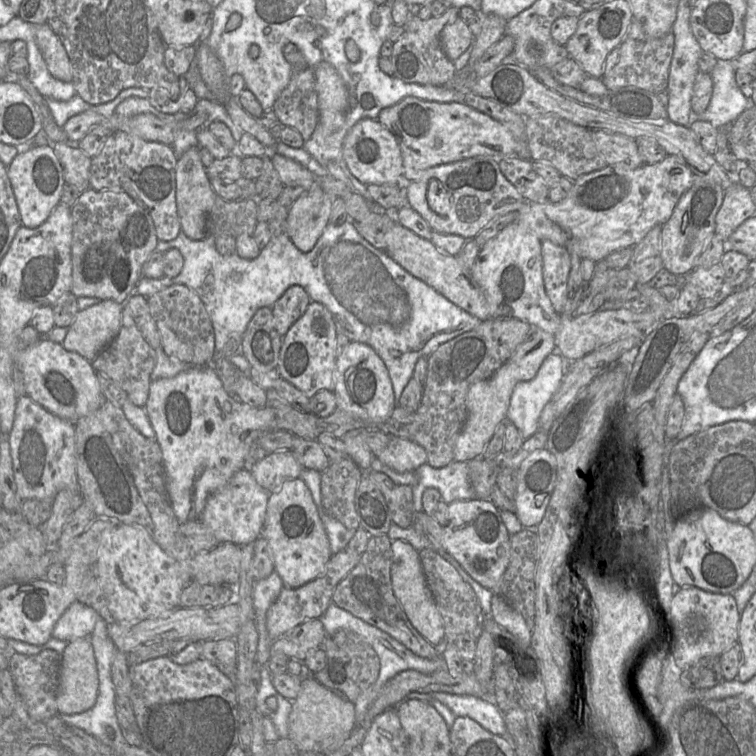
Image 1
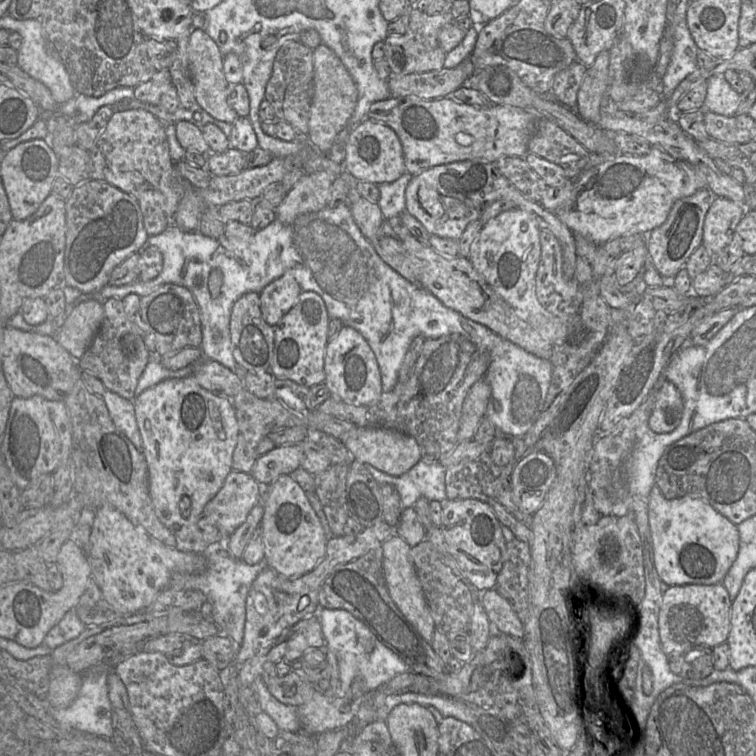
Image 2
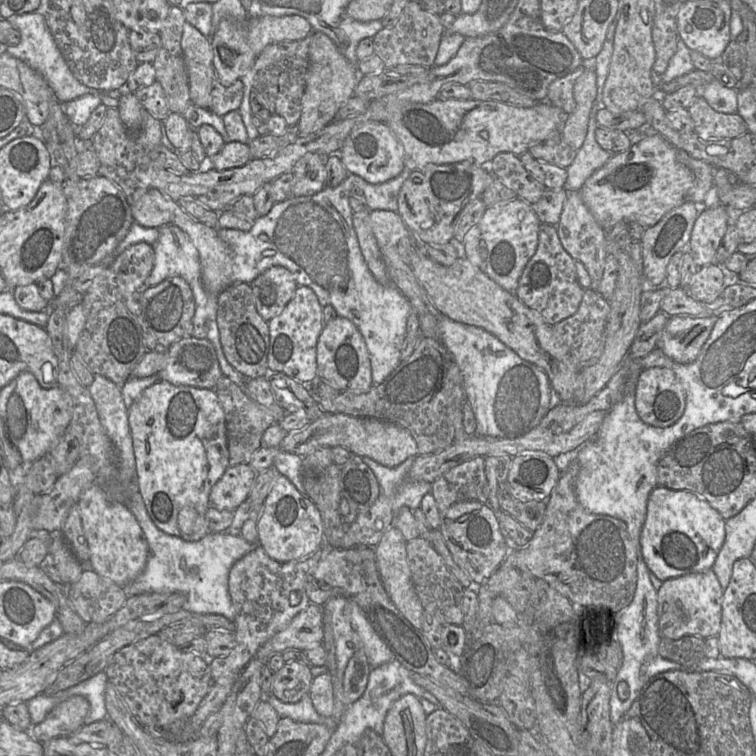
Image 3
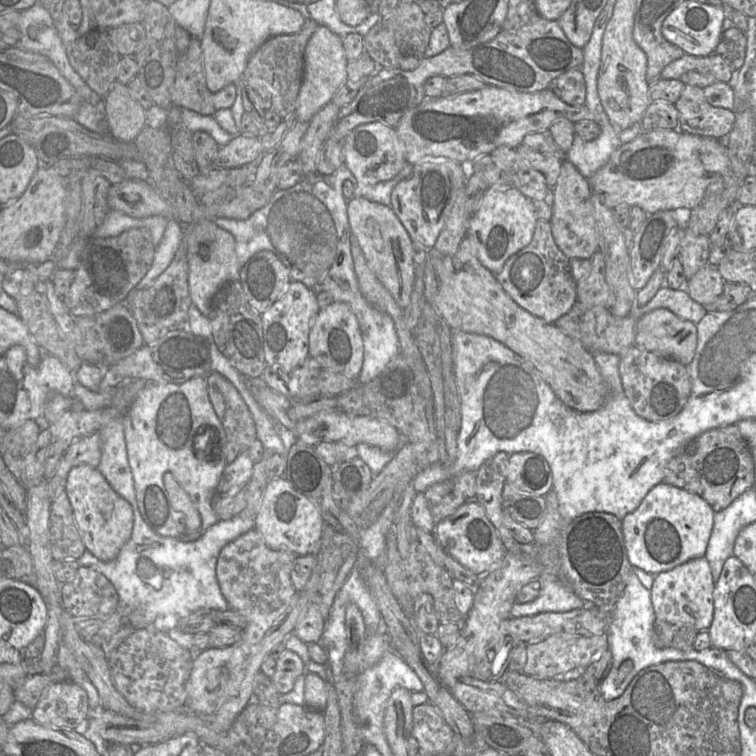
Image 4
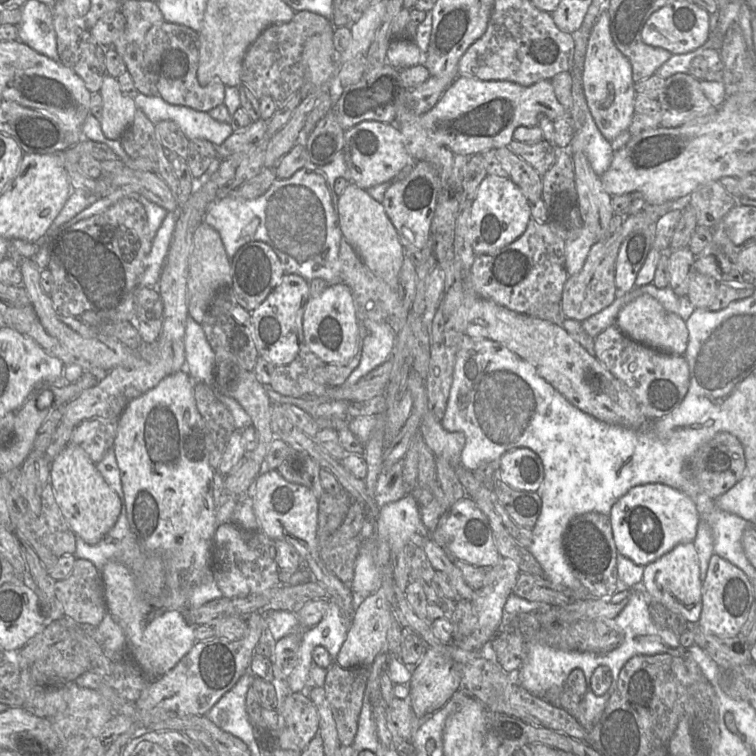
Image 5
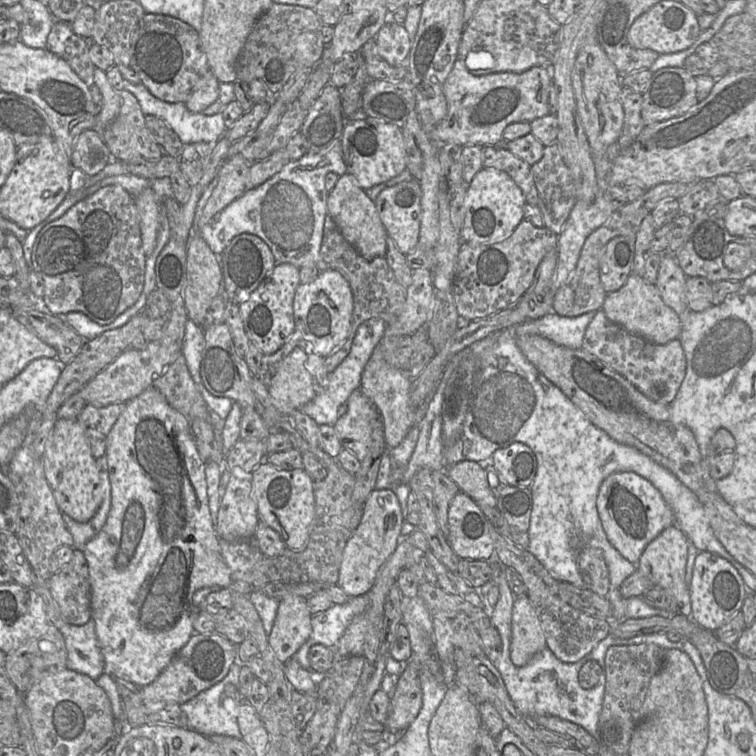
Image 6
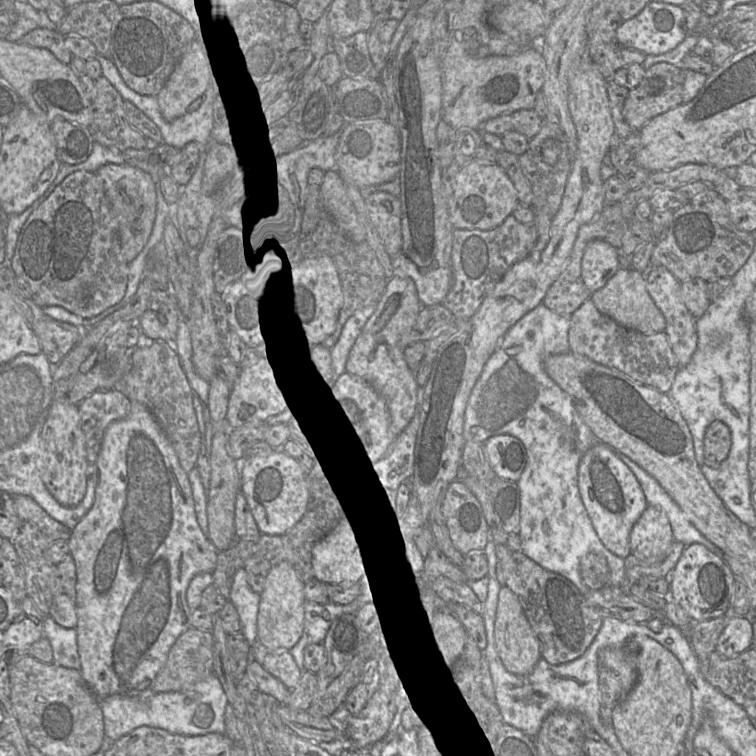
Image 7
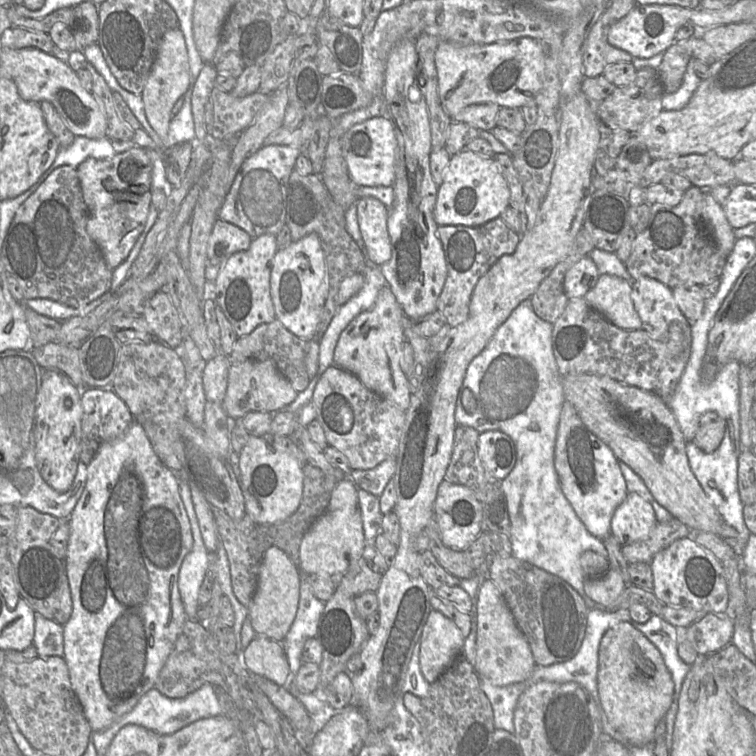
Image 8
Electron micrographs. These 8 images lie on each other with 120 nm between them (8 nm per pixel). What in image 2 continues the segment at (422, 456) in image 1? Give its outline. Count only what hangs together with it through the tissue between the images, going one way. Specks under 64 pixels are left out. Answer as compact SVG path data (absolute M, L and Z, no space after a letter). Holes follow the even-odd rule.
M358 427L355 433L351 433L348 439L341 442L352 453L354 459L363 464L371 464L393 476L400 476L408 472L422 458L419 444L412 436L392 429Z

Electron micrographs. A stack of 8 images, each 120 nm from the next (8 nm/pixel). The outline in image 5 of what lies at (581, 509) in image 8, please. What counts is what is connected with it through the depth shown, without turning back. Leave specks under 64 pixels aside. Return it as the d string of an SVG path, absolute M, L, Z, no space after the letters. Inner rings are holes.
M661 483L631 488L611 508L609 519L618 553L638 566L646 566L678 544L693 543L701 516L693 500Z

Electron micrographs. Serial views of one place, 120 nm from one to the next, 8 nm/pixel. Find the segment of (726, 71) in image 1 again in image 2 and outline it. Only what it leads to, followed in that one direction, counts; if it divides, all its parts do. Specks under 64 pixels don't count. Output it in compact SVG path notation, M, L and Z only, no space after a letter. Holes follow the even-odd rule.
M717 74L707 81L707 95L704 109L723 116L734 116L738 110L741 95L727 82L723 74Z

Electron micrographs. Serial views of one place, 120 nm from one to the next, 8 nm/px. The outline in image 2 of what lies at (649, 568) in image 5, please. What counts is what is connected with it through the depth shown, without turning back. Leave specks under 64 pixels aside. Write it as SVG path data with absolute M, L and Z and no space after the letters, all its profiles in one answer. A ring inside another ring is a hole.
M722 583L673 585L663 593L658 616L660 642L667 656L680 655L697 645L713 648L726 643L732 600Z

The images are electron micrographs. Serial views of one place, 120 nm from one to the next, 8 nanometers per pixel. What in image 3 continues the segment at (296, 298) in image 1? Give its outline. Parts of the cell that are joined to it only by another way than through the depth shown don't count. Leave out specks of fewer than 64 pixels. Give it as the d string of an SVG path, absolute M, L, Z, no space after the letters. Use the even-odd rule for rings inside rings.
M272 266L250 284L258 313L266 321L281 314L298 287L285 267Z

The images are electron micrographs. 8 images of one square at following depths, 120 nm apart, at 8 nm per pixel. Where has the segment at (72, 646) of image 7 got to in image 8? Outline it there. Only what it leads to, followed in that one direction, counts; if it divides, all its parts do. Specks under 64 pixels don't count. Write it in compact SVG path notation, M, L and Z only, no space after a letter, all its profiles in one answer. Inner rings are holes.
M35 613L33 646L39 657L58 656L63 658L63 625Z

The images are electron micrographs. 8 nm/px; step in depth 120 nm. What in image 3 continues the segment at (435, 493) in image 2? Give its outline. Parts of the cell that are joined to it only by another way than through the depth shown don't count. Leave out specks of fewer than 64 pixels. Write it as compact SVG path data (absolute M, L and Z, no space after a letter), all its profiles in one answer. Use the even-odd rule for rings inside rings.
M362 457L375 474L381 493L392 500L392 510L394 515L402 507L416 510L420 507L422 498L427 493L431 493L432 483L426 481L416 481L409 478L409 472L415 457L409 457L406 461L396 467L384 466L372 458Z

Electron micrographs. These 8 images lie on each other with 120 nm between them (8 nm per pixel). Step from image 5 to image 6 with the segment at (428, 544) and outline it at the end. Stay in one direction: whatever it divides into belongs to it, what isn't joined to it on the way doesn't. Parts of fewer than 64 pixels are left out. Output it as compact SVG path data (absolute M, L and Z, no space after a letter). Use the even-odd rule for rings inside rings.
M429 550L425 554L427 563L431 566L437 576L437 585L449 593L457 596L474 607L483 609L483 602L475 588L473 588L458 572L450 571Z

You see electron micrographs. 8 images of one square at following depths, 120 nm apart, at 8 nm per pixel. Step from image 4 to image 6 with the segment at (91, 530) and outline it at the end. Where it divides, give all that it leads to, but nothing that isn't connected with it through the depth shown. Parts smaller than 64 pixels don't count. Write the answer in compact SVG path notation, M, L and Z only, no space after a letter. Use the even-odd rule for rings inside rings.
M57 419L45 444L42 465L60 511L77 522L90 521L101 505L103 491L96 460L78 419Z

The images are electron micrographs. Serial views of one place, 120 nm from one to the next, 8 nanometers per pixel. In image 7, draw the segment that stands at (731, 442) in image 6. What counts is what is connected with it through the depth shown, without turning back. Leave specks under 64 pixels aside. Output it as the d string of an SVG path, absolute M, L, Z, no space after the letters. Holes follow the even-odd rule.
M719 420L713 421L704 436L705 462L711 467L719 466L727 458L730 448L730 429Z

